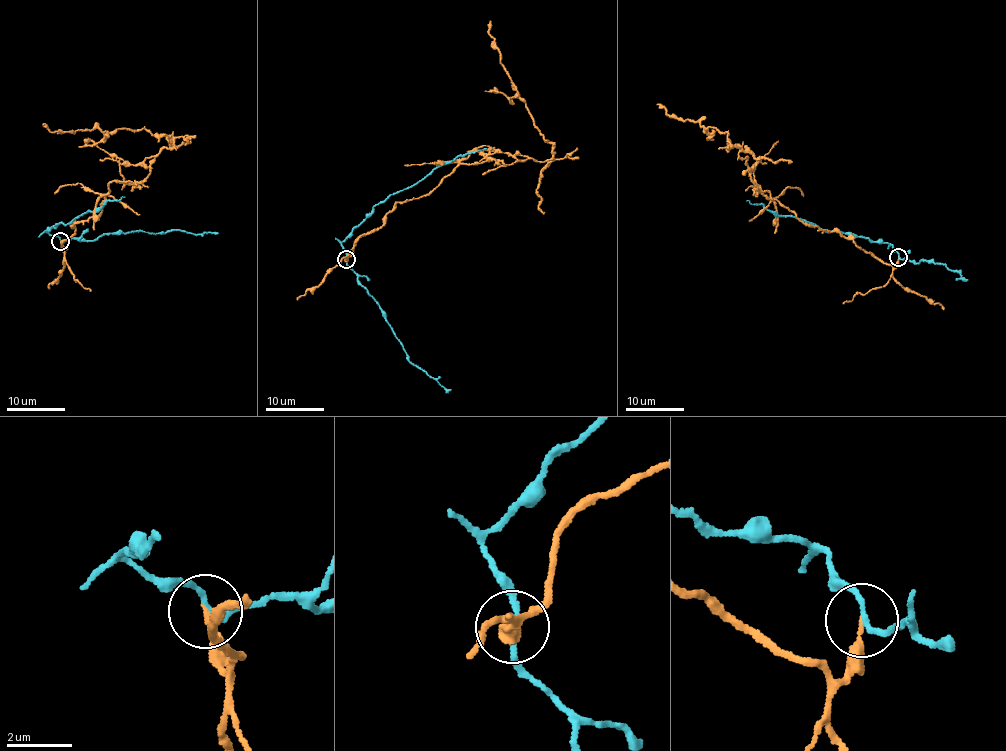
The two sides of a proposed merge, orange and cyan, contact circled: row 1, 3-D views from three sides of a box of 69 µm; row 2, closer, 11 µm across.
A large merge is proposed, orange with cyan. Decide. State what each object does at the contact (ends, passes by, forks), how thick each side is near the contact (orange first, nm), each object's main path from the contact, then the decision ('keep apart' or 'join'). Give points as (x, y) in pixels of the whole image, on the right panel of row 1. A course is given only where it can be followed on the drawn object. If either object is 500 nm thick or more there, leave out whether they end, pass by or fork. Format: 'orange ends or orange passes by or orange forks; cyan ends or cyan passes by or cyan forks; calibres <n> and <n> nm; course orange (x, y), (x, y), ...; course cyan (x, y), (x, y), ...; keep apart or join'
orange ends; cyan passes by; calibres 180 and 150 nm; course orange (898, 257), (895, 267), (810, 226), (754, 190), (727, 132), (656, 105); course cyan (898, 257), (890, 244), (826, 232), (806, 221), (773, 213), (759, 203), (751, 205), (746, 201); keep apart

